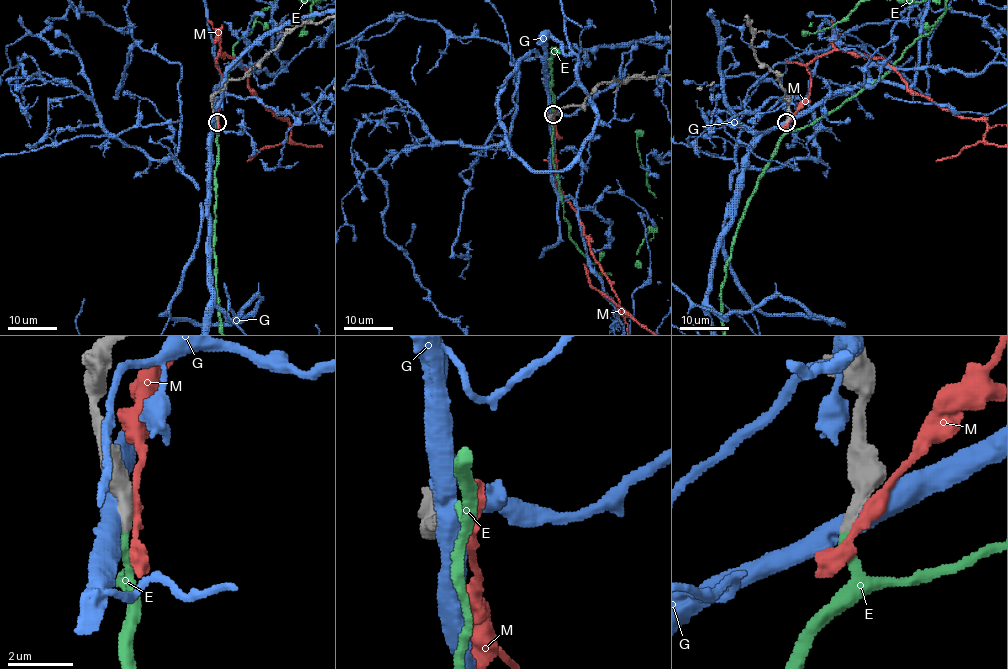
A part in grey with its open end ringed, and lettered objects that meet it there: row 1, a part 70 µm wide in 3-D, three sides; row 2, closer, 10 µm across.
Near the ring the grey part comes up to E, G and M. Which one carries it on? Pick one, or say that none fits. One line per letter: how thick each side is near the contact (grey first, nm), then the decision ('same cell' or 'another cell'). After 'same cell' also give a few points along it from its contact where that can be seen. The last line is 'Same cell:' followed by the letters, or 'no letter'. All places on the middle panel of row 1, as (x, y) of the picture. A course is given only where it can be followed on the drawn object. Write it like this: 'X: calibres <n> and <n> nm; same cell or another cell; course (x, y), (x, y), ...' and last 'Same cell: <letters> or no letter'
E: calibres 360 and 300 nm; same cell
G: calibres 550 and 550 nm; another cell
M: calibres 550 and 320 nm; another cell
Same cell: E

